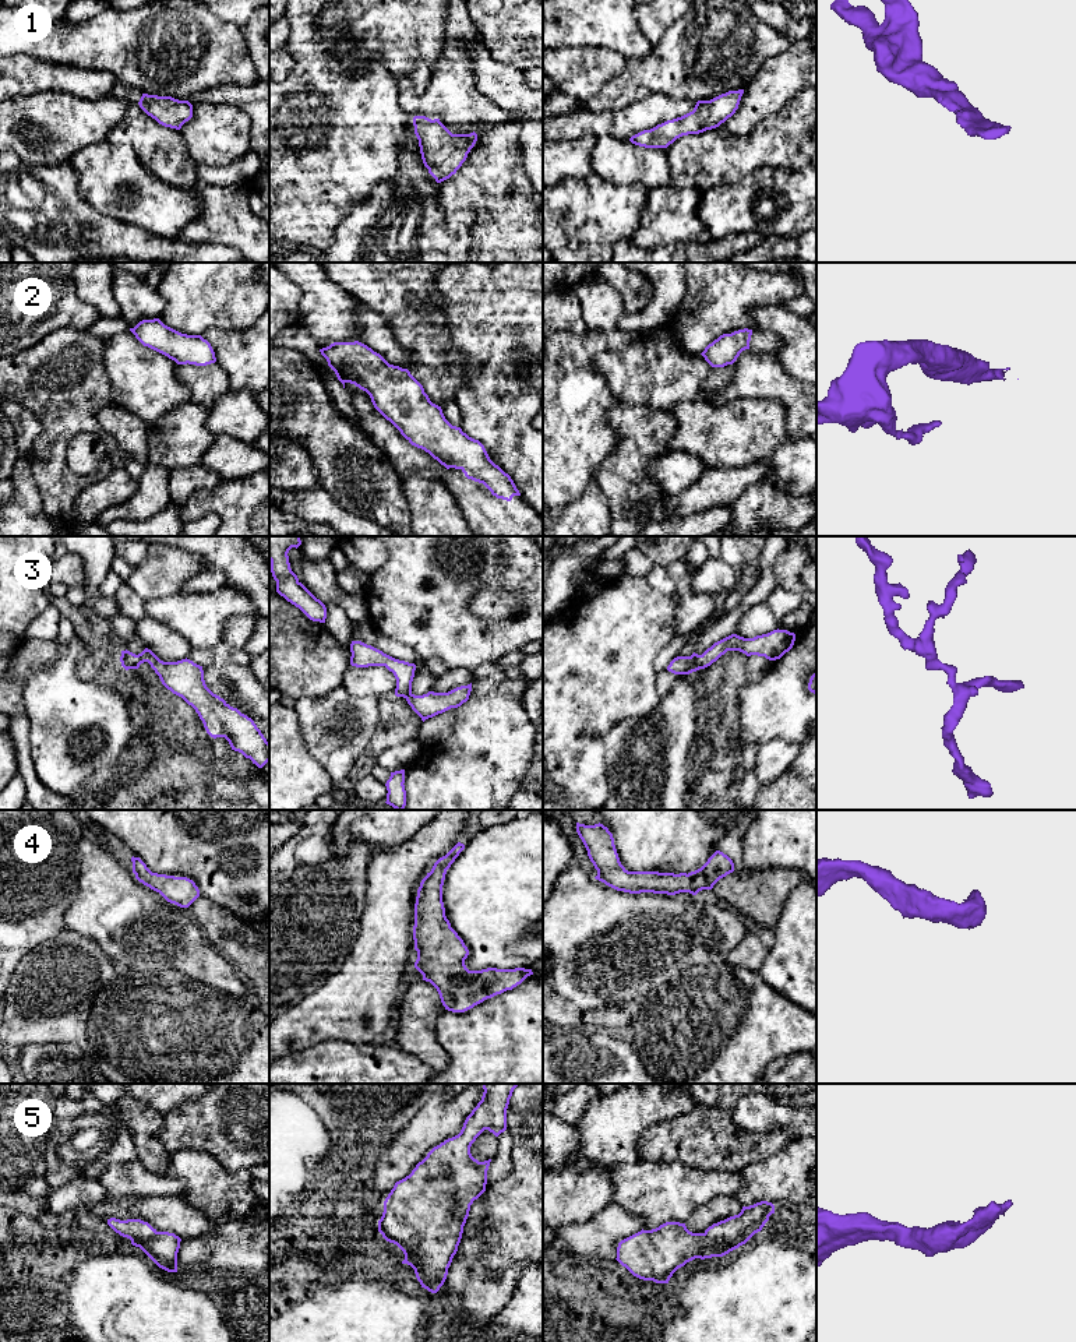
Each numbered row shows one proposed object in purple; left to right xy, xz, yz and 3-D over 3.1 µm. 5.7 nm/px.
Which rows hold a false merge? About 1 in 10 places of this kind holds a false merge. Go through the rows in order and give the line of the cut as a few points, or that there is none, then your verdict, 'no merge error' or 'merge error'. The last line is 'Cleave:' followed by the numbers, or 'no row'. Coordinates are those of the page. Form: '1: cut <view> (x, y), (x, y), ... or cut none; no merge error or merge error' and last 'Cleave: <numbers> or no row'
1: cut none; no merge error
2: cut none; no merge error
3: cut none; no merge error
4: cut none; no merge error
5: cut none; no merge error
Cleave: no row

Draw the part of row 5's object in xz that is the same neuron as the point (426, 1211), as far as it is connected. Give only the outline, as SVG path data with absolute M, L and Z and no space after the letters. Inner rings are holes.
M519 1084L481 1085L484 1089L481 1100L466 1117L461 1133L434 1146L409 1176L395 1183L384 1201L384 1212L378 1221L378 1232L403 1251L402 1264L410 1265L421 1288L431 1293L437 1293L444 1285L470 1205L486 1191L491 1159L479 1162L472 1156L470 1146L484 1130L495 1137L507 1130L507 1109Z

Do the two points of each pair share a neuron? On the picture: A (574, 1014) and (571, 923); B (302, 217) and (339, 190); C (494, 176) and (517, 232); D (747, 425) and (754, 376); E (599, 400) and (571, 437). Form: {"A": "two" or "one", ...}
{"A": "two", "B": "one", "C": "one", "D": "two", "E": "one"}

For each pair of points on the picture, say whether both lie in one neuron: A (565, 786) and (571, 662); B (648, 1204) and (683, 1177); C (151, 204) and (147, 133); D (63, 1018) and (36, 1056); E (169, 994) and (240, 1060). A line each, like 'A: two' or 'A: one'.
A: one
B: one
C: two
D: two
E: one

